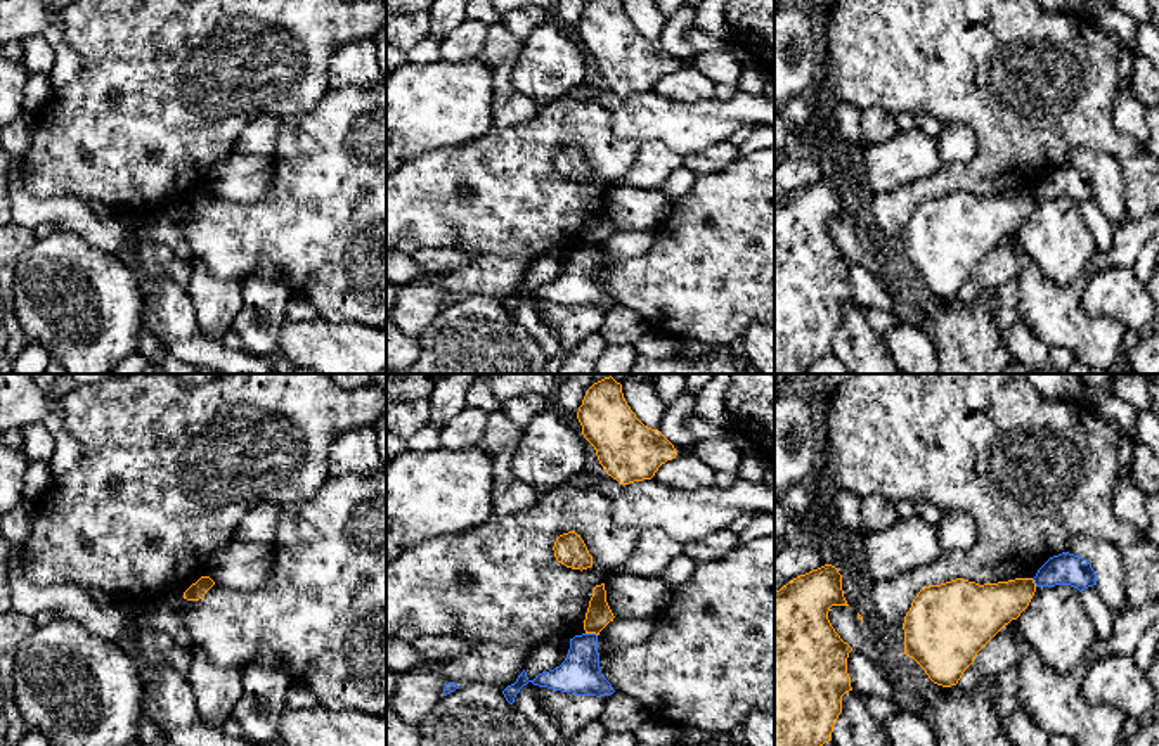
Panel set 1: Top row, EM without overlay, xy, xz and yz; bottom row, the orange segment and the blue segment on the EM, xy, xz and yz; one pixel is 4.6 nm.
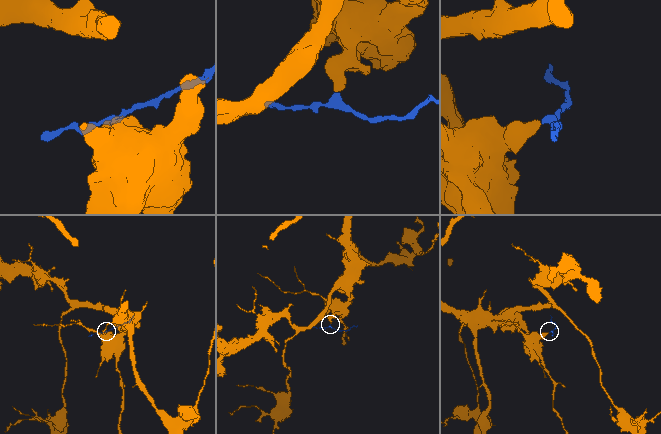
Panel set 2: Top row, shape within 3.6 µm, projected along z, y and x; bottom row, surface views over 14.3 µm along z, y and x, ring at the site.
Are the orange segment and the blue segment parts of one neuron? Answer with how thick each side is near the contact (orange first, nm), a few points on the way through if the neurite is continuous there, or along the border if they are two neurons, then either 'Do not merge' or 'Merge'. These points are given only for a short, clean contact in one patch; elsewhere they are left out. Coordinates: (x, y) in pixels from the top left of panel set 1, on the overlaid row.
Thickness 120 nm (orange) against 190 nm. Boundary: xz (586, 632), (596, 636). Do not merge

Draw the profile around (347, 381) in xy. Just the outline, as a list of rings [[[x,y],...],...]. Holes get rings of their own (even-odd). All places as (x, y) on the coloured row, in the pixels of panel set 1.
[[[329,374],[329,377],[343,389],[359,389],[372,384],[372,374]]]

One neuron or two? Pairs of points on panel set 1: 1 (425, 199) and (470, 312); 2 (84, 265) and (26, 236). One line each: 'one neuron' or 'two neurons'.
1: two neurons
2: two neurons

